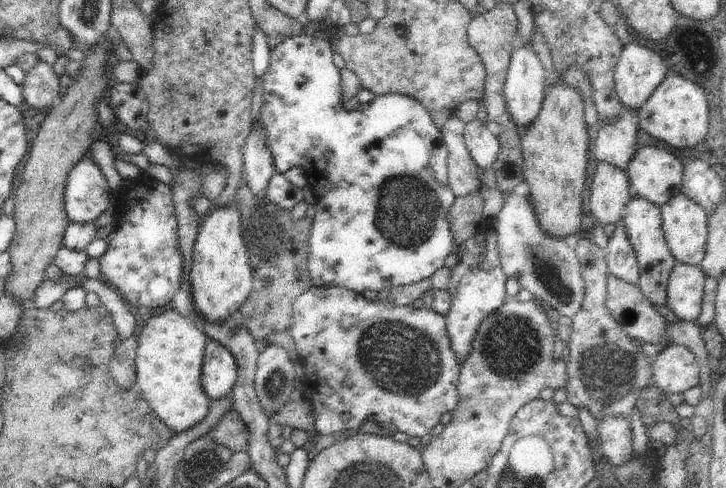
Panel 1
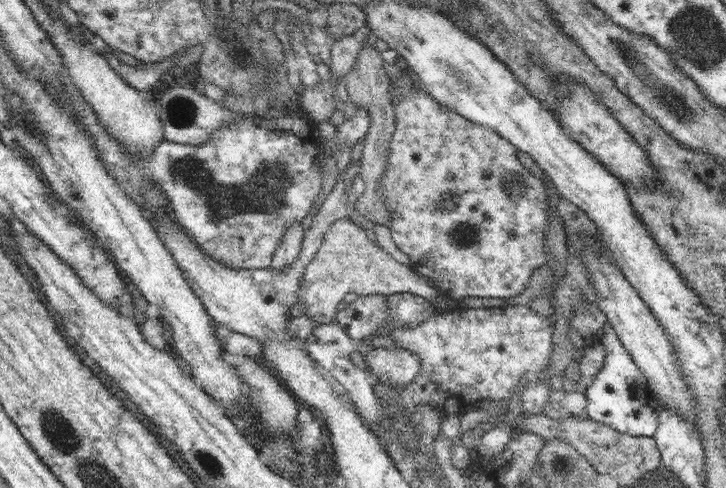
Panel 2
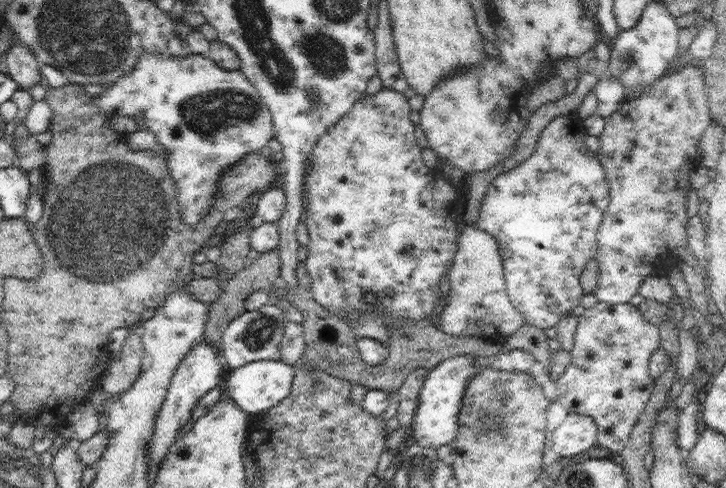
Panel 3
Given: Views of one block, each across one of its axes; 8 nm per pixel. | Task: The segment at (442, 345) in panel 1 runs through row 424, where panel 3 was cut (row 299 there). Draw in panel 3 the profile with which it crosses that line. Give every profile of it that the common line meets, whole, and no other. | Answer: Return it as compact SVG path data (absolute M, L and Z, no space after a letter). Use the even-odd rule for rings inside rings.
M381 88L375 96L365 94L353 104L347 116L323 132L309 152L305 212L301 218L309 230L309 244L303 264L311 278L311 298L341 318L345 314L357 314L357 310L377 310L375 314L381 320L383 316L401 318L403 322L429 318L439 296L439 280L451 268L457 252L457 236L465 226L465 212L461 212L461 204L451 202L463 200L463 196L435 168L429 170L423 166L423 148L417 146L409 112L411 108L399 92ZM365 292L377 298L377 308L363 302Z

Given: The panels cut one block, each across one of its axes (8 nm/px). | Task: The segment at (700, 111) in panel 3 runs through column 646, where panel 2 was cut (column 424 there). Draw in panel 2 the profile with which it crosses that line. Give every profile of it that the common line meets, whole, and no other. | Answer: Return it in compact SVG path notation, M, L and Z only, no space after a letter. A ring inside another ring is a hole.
M408 70L396 84L400 100L394 102L396 132L392 146L388 148L386 172L380 178L380 190L384 202L392 214L388 228L394 244L410 256L410 266L428 278L440 294L452 296L452 300L464 300L468 296L480 298L514 298L518 296L532 274L546 266L544 250L544 226L550 218L548 196L544 184L518 160L518 148L498 136L496 130L476 126L472 120L440 106L424 86L414 86L416 76ZM516 172L522 176L526 190L520 198L514 198L504 190L504 176Z

